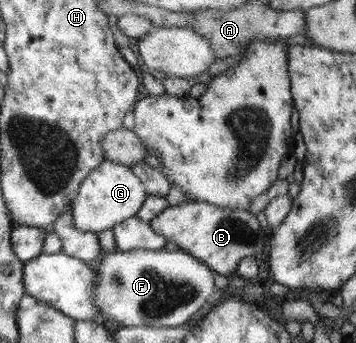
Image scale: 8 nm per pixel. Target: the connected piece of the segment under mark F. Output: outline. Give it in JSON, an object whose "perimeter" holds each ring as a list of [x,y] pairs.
{"perimeter":[[[165,249],[149,250],[131,250],[126,252],[116,252],[108,254],[108,257],[102,259],[98,264],[99,273],[96,280],[96,307],[100,307],[102,318],[112,318],[122,327],[175,327],[183,325],[194,316],[209,298],[216,298],[219,289],[214,283],[215,273],[200,260],[196,259],[182,250],[166,251]]]}

